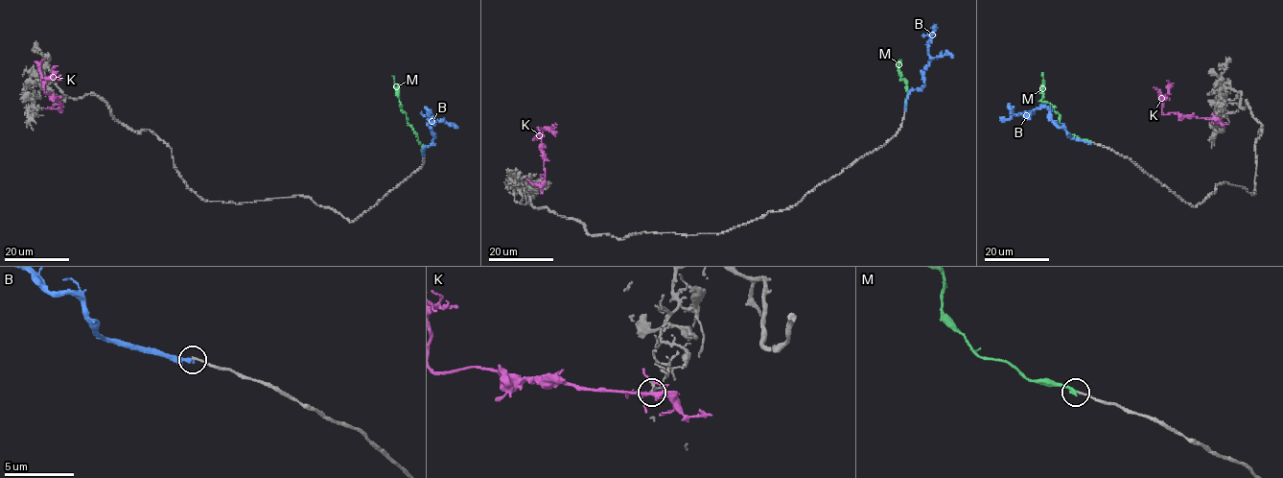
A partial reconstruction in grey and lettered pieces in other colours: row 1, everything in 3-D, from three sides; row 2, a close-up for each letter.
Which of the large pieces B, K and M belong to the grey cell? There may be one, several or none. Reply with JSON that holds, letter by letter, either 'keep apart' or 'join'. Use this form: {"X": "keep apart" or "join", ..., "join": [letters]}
{"B": "keep apart", "K": "keep apart", "M": "join", "join": ["M"]}

